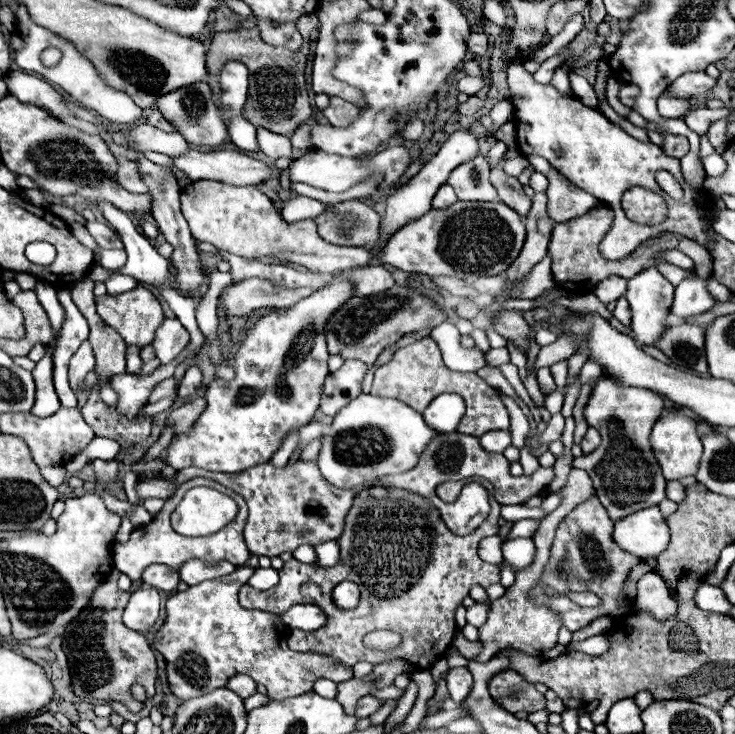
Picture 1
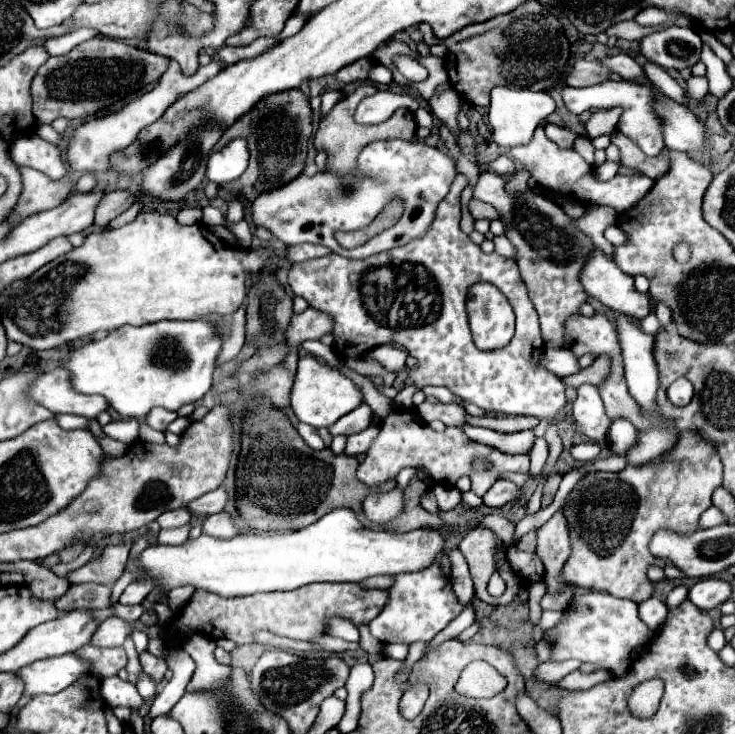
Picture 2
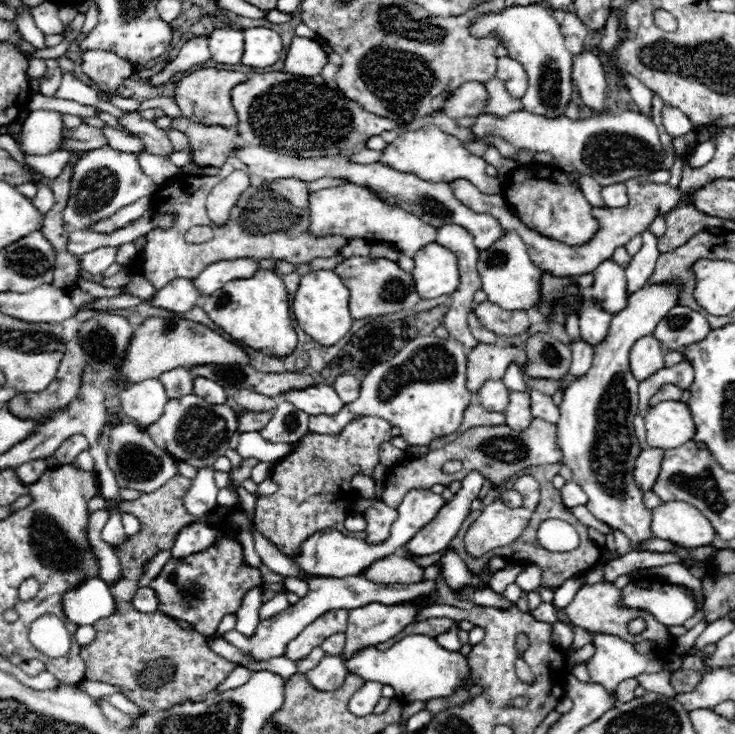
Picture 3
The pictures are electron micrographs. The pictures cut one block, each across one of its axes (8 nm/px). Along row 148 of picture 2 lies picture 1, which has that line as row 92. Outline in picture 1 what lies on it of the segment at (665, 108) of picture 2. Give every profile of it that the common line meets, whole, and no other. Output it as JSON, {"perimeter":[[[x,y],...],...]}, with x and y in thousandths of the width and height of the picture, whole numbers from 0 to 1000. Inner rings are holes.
{"perimeter":[[[936,98],[936,101],[928,101],[922,109],[917,109],[917,114],[912,114],[909,125],[920,128],[922,134],[933,134],[933,131],[947,131],[947,128],[963,125],[971,117],[974,117],[974,106],[963,104],[961,98]]]}

